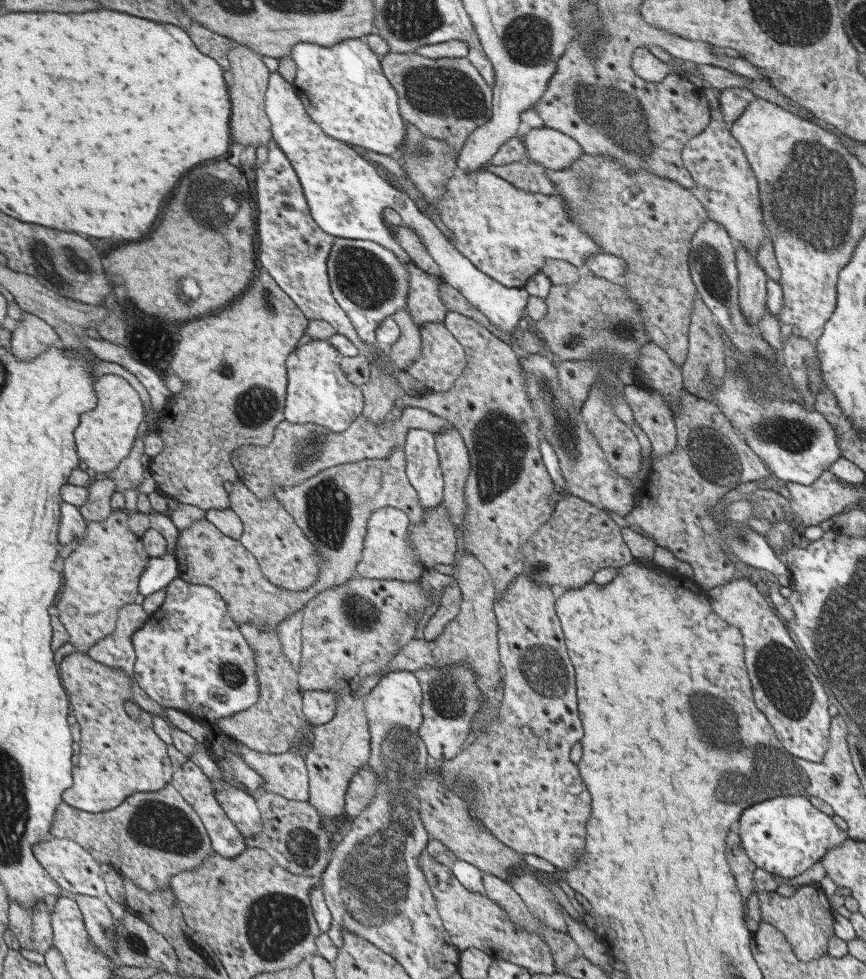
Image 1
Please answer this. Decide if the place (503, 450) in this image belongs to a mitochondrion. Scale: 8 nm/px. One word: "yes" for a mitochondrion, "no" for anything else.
yes

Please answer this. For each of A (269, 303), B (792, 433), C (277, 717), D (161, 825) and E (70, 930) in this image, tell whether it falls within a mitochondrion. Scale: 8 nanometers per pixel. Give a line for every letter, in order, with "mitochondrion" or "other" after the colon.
A: mitochondrion
B: mitochondrion
C: other
D: mitochondrion
E: other

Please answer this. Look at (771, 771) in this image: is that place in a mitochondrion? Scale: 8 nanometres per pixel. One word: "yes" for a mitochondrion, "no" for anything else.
yes

